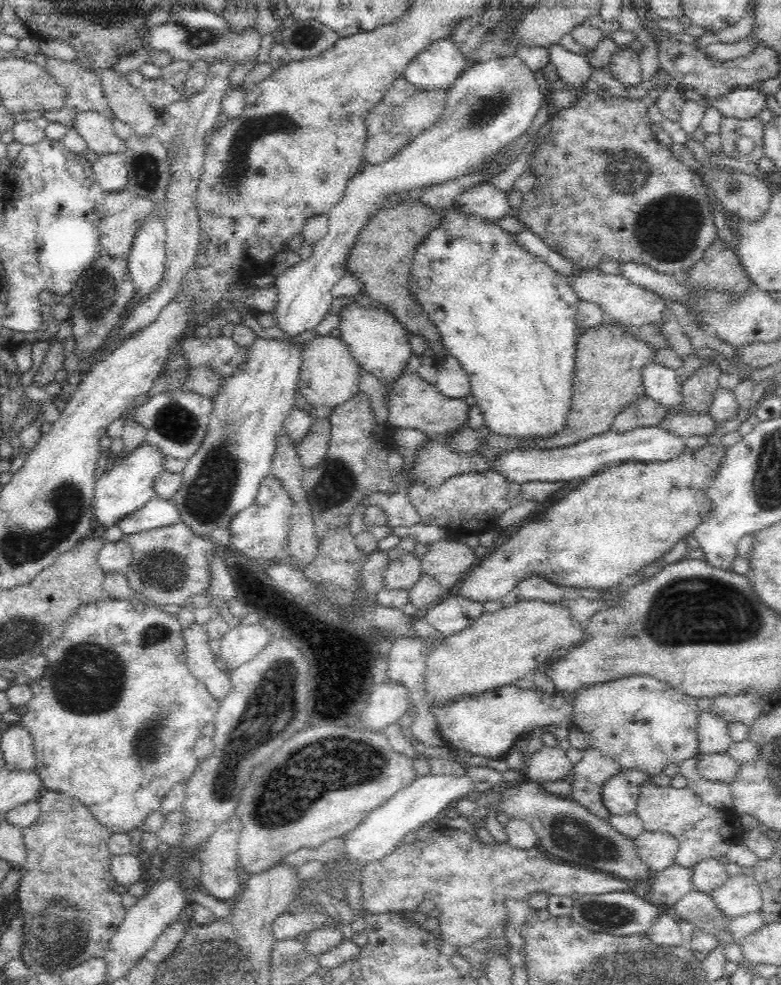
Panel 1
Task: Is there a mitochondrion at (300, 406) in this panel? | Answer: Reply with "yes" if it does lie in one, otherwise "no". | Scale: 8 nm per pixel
no

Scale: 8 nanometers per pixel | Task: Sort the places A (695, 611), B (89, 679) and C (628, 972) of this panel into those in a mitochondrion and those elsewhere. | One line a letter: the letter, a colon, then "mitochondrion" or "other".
A: mitochondrion
B: mitochondrion
C: mitochondrion

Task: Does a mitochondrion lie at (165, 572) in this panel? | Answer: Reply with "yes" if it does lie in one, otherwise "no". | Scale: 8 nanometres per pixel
yes

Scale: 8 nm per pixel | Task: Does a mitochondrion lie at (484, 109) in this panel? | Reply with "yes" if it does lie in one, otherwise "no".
yes

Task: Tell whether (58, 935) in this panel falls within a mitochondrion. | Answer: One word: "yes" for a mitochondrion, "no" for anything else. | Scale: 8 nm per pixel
yes

